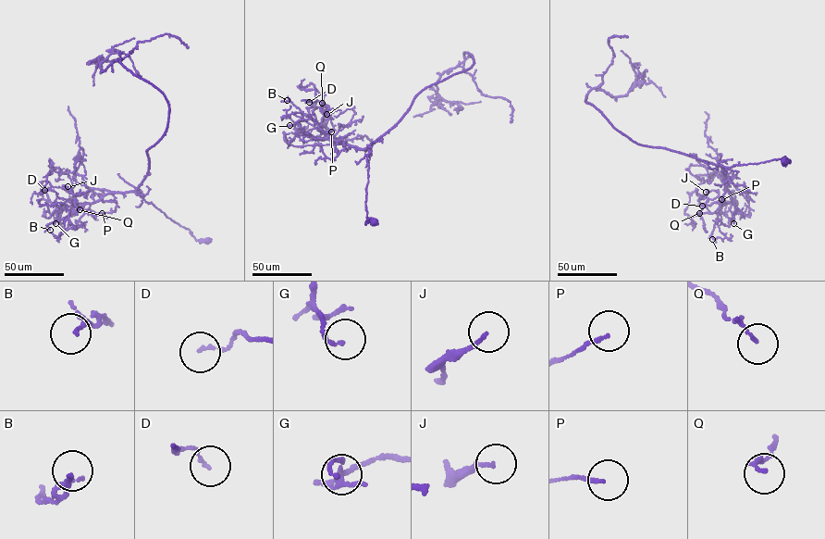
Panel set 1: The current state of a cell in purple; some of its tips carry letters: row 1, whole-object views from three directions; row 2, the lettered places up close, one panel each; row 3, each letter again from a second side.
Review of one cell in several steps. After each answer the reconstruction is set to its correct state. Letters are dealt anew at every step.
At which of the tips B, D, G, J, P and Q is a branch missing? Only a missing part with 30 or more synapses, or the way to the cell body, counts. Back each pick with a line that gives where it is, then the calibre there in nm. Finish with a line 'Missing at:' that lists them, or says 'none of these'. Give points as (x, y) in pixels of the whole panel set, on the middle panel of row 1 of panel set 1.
Missing at: none of these

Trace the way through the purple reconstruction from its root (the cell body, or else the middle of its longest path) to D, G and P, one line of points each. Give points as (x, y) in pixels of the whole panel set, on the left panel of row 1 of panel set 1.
D: (207, 242), (197, 241), (190, 230), (135, 191), (108, 194), (74, 210), (58, 206), (55, 193), (44, 190)
G: (207, 242), (197, 241), (190, 230), (135, 191), (108, 194), (94, 202), (60, 208), (55, 223)
P: (207, 242), (197, 241), (190, 230), (166, 216), (135, 191), (108, 194), (80, 208), (94, 216), (102, 213)

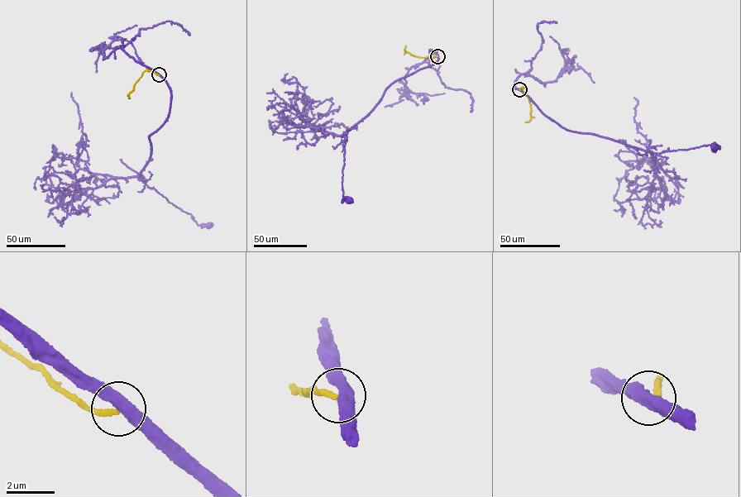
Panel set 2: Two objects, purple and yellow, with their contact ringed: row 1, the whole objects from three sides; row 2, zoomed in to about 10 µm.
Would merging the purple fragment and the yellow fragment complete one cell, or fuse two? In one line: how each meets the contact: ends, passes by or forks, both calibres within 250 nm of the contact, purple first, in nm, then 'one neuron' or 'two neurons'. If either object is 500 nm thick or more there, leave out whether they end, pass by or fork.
purple passes by | yellow ends | 460/220 nm | two neurons

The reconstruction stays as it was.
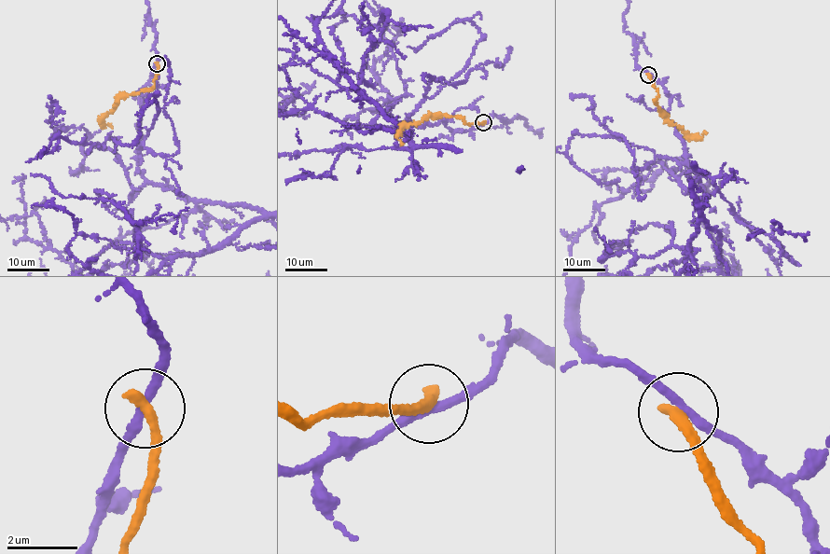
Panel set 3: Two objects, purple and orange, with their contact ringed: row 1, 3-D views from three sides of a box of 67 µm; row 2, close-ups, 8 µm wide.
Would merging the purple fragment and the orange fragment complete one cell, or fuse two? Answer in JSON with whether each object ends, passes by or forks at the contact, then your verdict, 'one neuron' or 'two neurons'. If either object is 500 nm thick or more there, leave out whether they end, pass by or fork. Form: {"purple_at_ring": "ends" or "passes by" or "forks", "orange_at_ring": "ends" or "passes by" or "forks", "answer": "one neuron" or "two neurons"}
{"purple_at_ring": "passes by", "orange_at_ring": "ends", "answer": "two neurons"}

